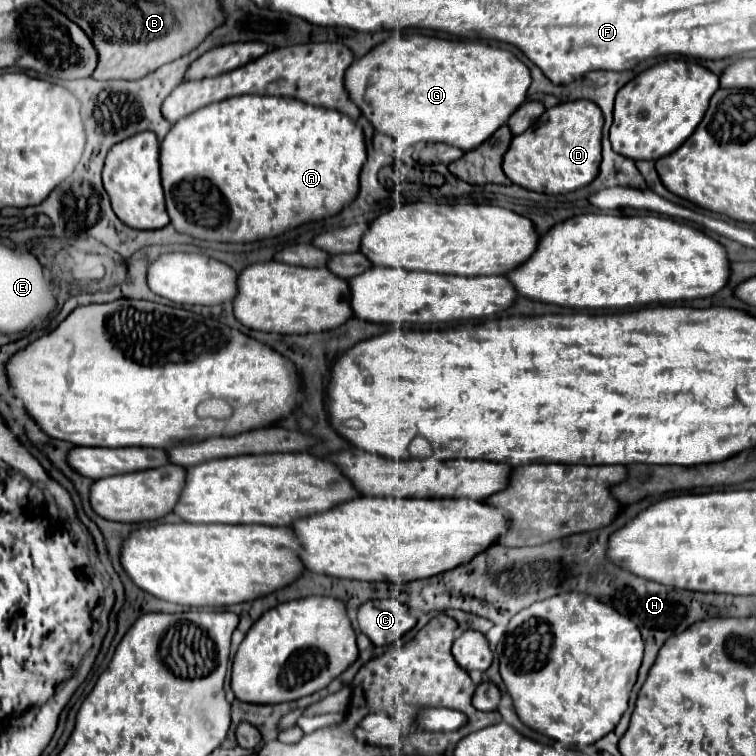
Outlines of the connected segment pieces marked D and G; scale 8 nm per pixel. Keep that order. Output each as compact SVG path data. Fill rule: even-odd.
M570 101L546 109L538 119L544 123L532 125L522 135L516 135L504 157L506 177L536 193L570 193L590 185L600 169L600 139L602 139L602 111L592 101Z
M396 33L392 39L354 61L350 73L346 73L346 89L350 89L350 97L358 101L364 117L376 131L394 137L402 147L426 141L454 145L462 151L476 149L502 127L526 101L530 83L530 69L506 49L480 41L438 39L420 33Z

